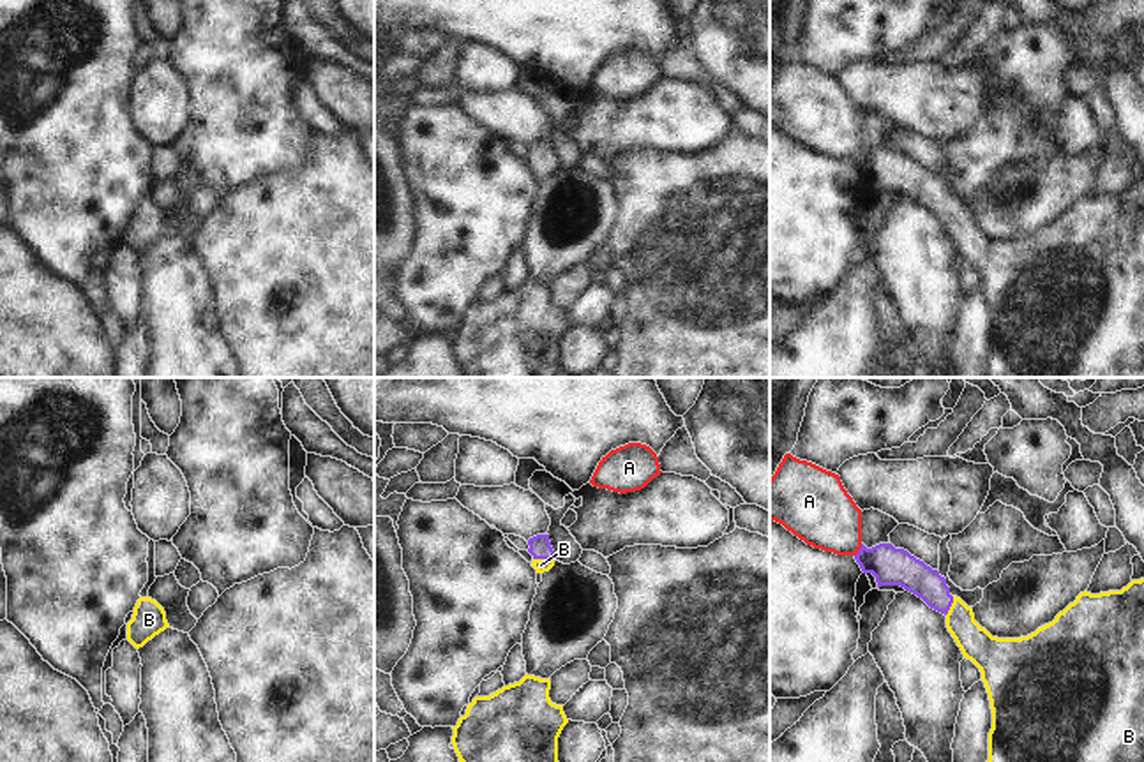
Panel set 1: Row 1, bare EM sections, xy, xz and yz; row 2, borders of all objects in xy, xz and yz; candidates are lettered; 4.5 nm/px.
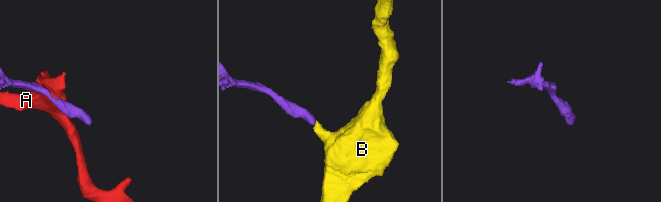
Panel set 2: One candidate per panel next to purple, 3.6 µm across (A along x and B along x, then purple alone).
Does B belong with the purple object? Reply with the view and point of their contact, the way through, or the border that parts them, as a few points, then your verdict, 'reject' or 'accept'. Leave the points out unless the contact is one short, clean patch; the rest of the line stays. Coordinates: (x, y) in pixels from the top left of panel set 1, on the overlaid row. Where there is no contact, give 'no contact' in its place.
xz (544, 558) | across xz (541, 547), (544, 558), (541, 565) | accept

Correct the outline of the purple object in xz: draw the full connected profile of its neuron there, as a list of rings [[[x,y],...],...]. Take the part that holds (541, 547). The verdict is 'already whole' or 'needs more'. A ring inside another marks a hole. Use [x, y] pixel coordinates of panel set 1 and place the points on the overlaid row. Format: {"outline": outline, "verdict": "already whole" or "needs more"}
{"outline": [[[537,534],[528,540],[528,552],[533,556],[531,566],[537,573],[549,572],[554,566],[554,550],[549,542],[549,534]]], "verdict": "needs more"}

